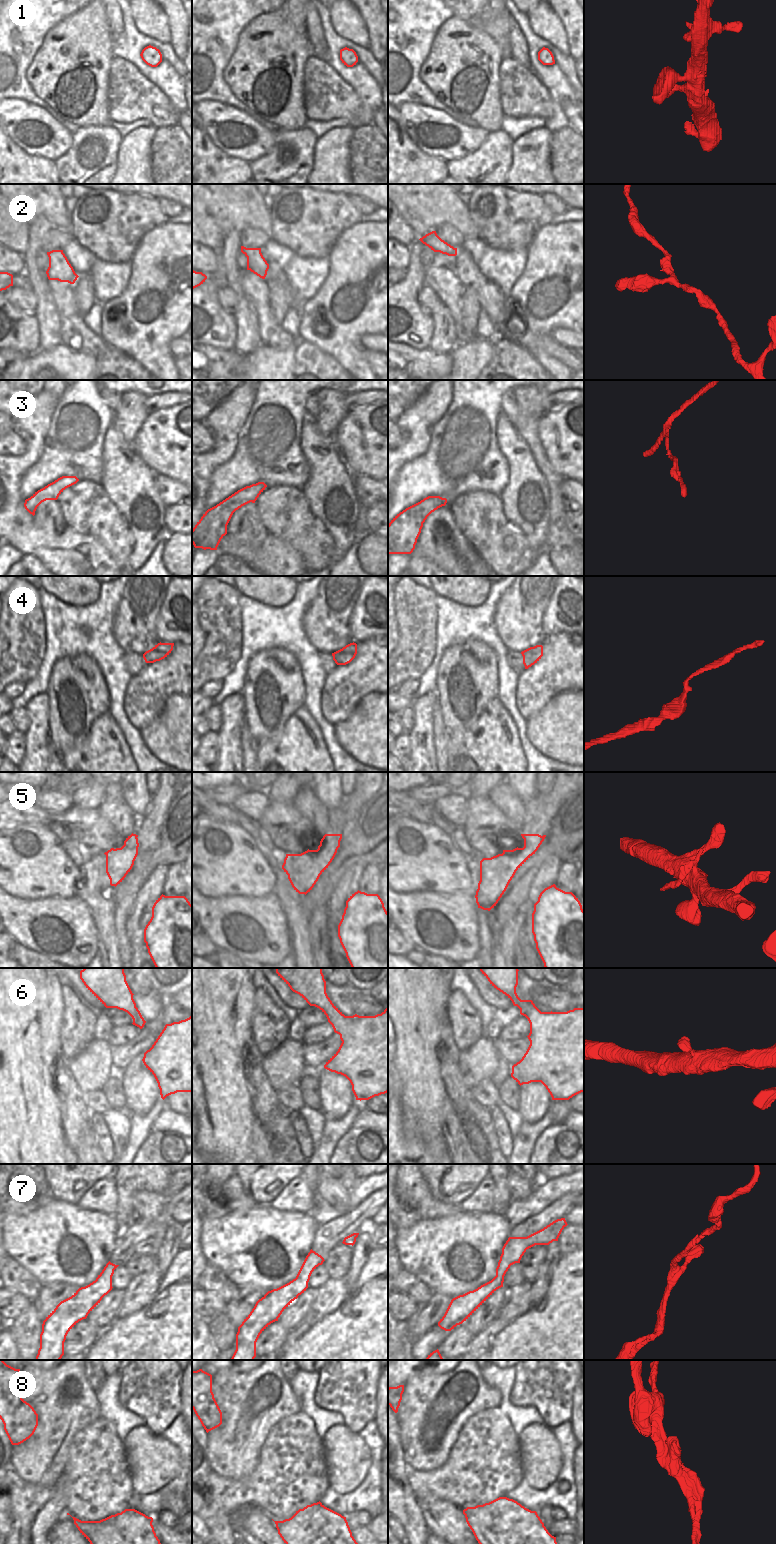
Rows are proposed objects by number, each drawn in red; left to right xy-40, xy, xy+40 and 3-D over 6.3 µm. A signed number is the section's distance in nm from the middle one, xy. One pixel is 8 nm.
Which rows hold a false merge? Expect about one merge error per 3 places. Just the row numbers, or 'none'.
5, 8

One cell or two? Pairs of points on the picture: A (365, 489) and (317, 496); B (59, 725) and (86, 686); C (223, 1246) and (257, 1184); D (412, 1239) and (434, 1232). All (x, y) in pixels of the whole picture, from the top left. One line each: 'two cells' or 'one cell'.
A: two cells
B: one cell
C: two cells
D: one cell

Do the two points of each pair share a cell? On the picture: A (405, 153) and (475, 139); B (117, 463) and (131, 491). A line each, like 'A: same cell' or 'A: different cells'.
A: different cells
B: same cell

